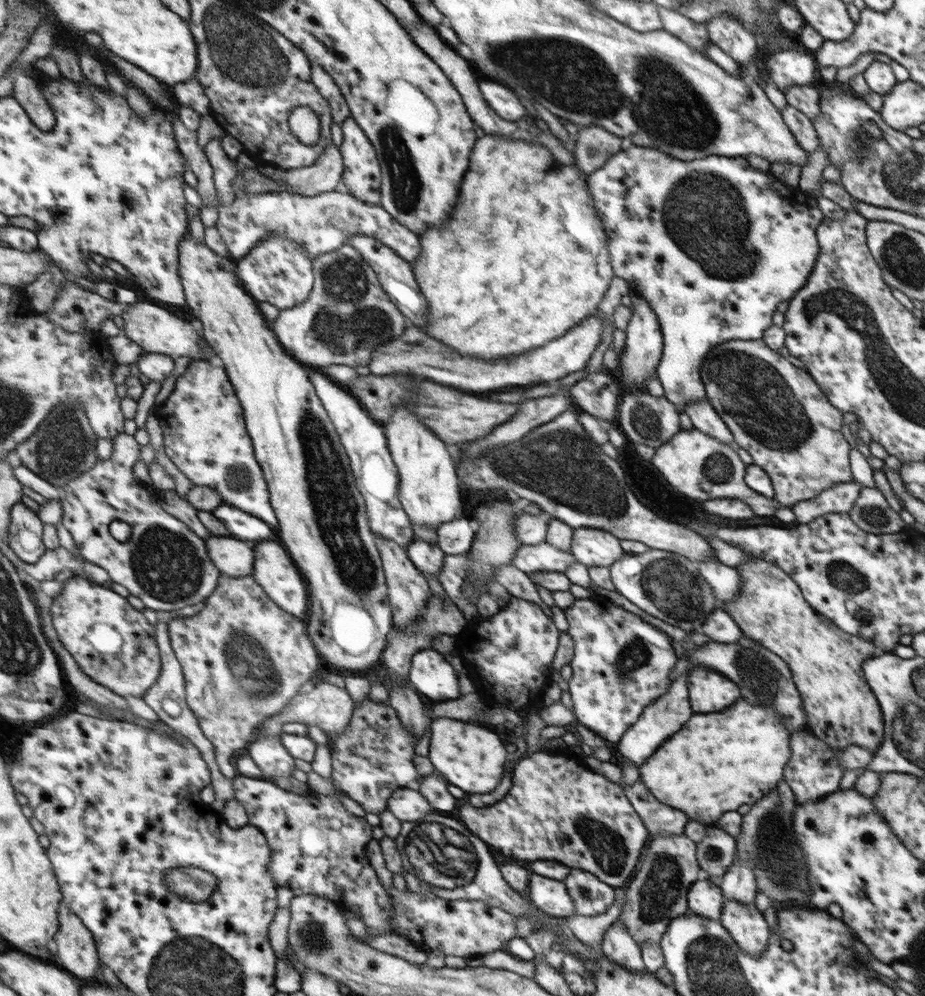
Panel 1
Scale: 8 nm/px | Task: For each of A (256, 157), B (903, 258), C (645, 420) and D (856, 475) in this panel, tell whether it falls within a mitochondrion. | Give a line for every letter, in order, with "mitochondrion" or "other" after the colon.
A: other
B: mitochondrion
C: mitochondrion
D: other

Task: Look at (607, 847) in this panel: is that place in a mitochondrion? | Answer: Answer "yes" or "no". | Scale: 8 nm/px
yes

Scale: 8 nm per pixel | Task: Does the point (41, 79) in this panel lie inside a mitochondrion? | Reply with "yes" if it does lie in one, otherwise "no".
no

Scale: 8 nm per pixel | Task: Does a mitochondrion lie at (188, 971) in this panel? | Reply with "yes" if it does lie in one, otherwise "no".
yes

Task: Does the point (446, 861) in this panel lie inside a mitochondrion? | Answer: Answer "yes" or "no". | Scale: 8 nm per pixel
yes

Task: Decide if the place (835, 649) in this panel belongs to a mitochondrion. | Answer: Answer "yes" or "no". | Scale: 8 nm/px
no

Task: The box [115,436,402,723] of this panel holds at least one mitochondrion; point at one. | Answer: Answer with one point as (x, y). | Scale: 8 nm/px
(166, 565)

